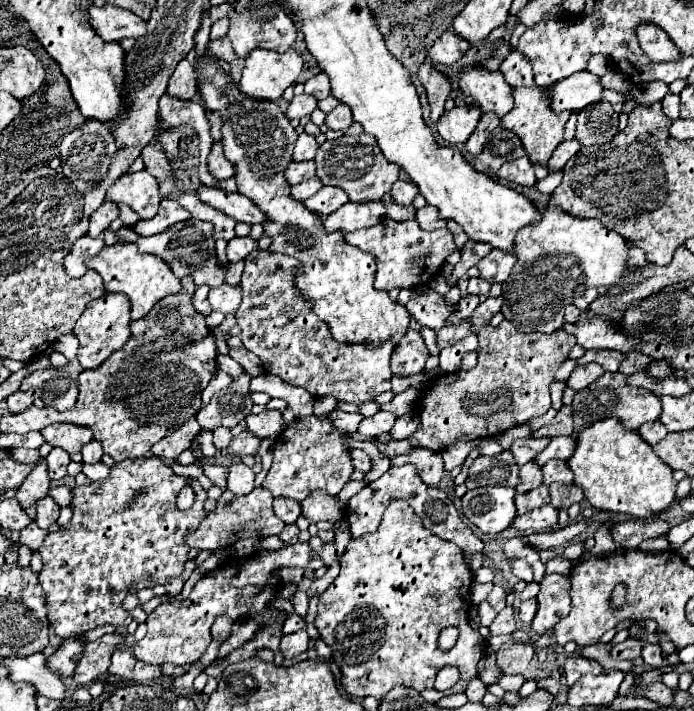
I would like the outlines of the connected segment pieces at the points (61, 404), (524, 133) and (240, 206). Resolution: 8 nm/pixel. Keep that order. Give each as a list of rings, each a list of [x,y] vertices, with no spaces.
[[[54,367],[40,369],[24,377],[20,389],[30,389],[30,387],[40,387],[42,401],[46,403],[46,407],[52,407],[56,411],[70,409],[78,397],[76,379],[72,379],[62,369],[54,369]]]
[[[520,87],[520,89],[514,89],[512,95],[514,95],[514,109],[502,117],[502,125],[520,137],[522,147],[526,149],[526,155],[534,165],[538,163],[538,165],[546,167],[554,149],[564,141],[564,125],[566,125],[570,113],[568,111],[552,113],[548,91],[540,89],[540,87],[532,87],[532,89]]]
[[[200,187],[198,189],[198,197],[212,205],[214,209],[226,213],[228,217],[232,217],[238,223],[248,223],[248,225],[264,225],[266,217],[264,213],[252,205],[252,201],[248,201],[248,197],[244,197],[242,193],[228,193],[216,187]]]

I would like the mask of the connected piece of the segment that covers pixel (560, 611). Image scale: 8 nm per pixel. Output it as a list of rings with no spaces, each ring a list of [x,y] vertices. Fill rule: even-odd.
[[[546,575],[540,583],[538,613],[532,621],[532,629],[544,635],[570,613],[570,579],[564,575]]]

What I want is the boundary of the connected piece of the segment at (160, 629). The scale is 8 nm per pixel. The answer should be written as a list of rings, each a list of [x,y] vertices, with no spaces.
[[[294,543],[286,549],[272,551],[260,557],[248,557],[238,563],[226,563],[214,571],[210,571],[204,579],[196,583],[192,589],[192,601],[184,603],[162,603],[148,615],[146,625],[148,633],[142,641],[136,643],[134,655],[152,665],[174,663],[186,665],[194,663],[210,643],[210,627],[220,615],[238,615],[246,619],[254,619],[258,627],[270,625],[274,619],[282,617],[280,611],[268,609],[268,603],[276,597],[278,585],[278,569],[282,567],[302,567],[302,569],[320,569],[324,561],[316,555],[316,551],[308,543]]]

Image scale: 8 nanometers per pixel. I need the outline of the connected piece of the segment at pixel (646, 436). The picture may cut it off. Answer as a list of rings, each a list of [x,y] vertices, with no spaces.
[[[652,421],[652,423],[644,423],[644,425],[640,425],[638,433],[642,435],[642,439],[644,439],[646,443],[656,445],[656,443],[660,443],[660,441],[668,435],[668,429],[666,429],[660,421]]]

